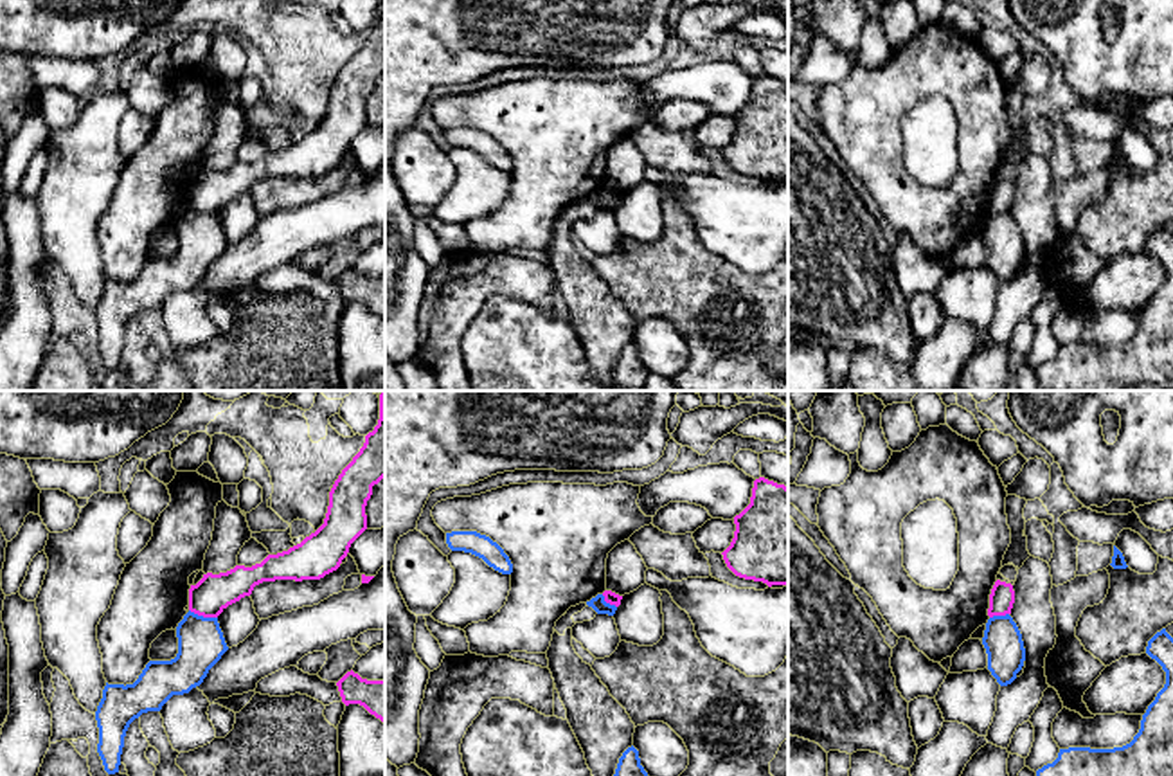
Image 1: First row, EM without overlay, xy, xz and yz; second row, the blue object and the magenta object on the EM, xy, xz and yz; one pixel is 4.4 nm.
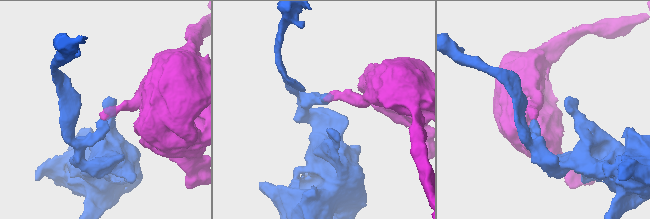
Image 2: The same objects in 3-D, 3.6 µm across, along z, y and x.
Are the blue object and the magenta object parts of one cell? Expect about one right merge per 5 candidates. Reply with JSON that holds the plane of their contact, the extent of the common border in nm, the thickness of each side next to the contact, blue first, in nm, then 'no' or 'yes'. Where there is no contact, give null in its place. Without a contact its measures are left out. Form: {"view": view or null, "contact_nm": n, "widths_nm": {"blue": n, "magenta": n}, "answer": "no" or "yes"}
{"view": "xy", "contact_nm": 130, "widths_nm": {"blue": 200, "magenta": 170}, "answer": "no"}

